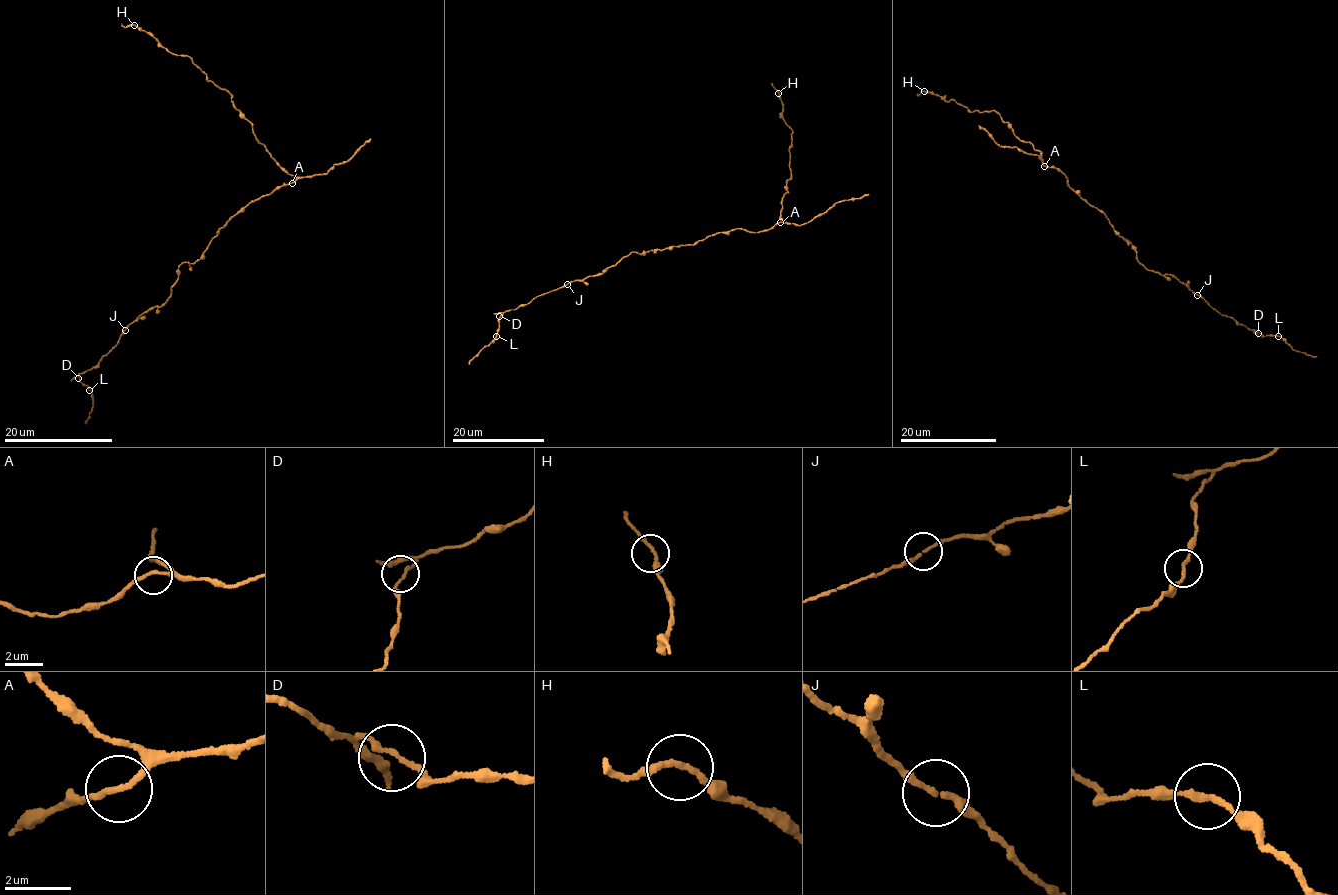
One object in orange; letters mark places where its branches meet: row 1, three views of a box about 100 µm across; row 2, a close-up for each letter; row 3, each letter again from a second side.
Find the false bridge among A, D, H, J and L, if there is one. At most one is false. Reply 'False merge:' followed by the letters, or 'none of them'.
False merge: L

